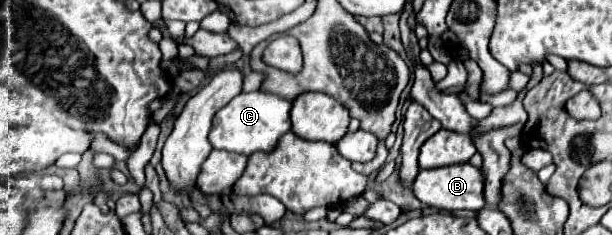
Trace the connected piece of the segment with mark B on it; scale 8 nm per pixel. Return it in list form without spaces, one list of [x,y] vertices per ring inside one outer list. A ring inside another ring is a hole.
[[[472,163],[446,165],[438,169],[422,169],[414,181],[414,195],[436,209],[454,211],[454,209],[470,209],[478,211],[484,207],[484,173],[480,167]]]

